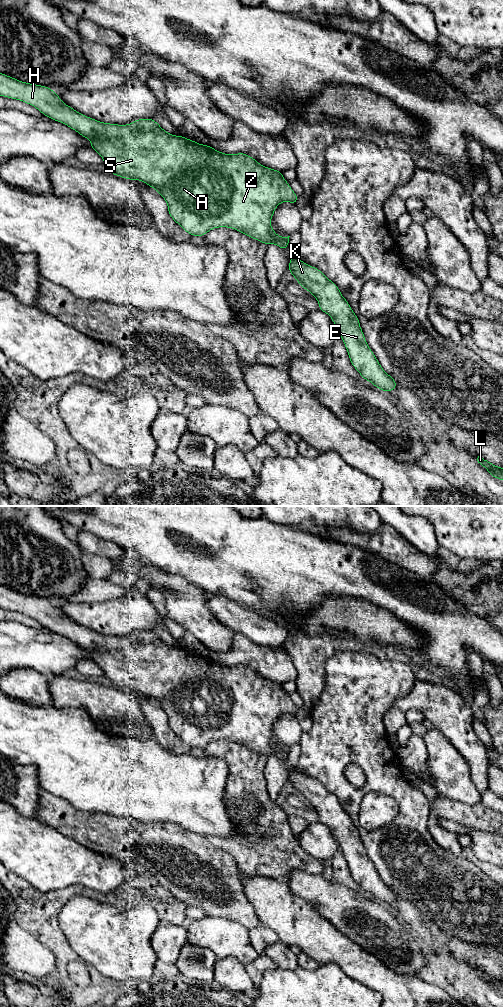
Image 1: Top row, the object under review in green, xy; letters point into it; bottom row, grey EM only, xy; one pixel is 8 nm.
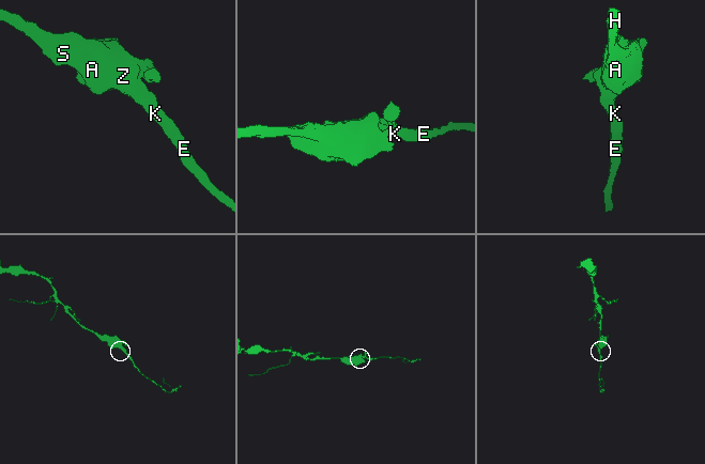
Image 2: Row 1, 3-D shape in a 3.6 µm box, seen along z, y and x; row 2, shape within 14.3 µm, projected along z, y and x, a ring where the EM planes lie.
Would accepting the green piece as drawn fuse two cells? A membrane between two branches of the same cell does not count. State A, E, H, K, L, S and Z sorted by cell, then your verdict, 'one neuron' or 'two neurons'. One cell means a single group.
A E H K L S Z | one neuron

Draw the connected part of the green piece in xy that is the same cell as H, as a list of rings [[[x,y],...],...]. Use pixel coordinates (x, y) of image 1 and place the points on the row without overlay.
[[[0,584],[0,608],[23,613],[34,618],[48,630],[61,634],[82,649],[91,653],[93,660],[103,671],[111,686],[145,694],[166,713],[168,725],[188,746],[203,749],[214,740],[233,740],[265,757],[275,756],[280,761],[288,759],[289,749],[281,749],[271,739],[275,721],[281,714],[297,715],[298,708],[284,691],[282,684],[261,677],[245,665],[225,666],[212,658],[203,657],[181,647],[169,646],[153,631],[136,631],[130,636],[119,637],[97,633],[66,617],[49,599],[22,594]]]

